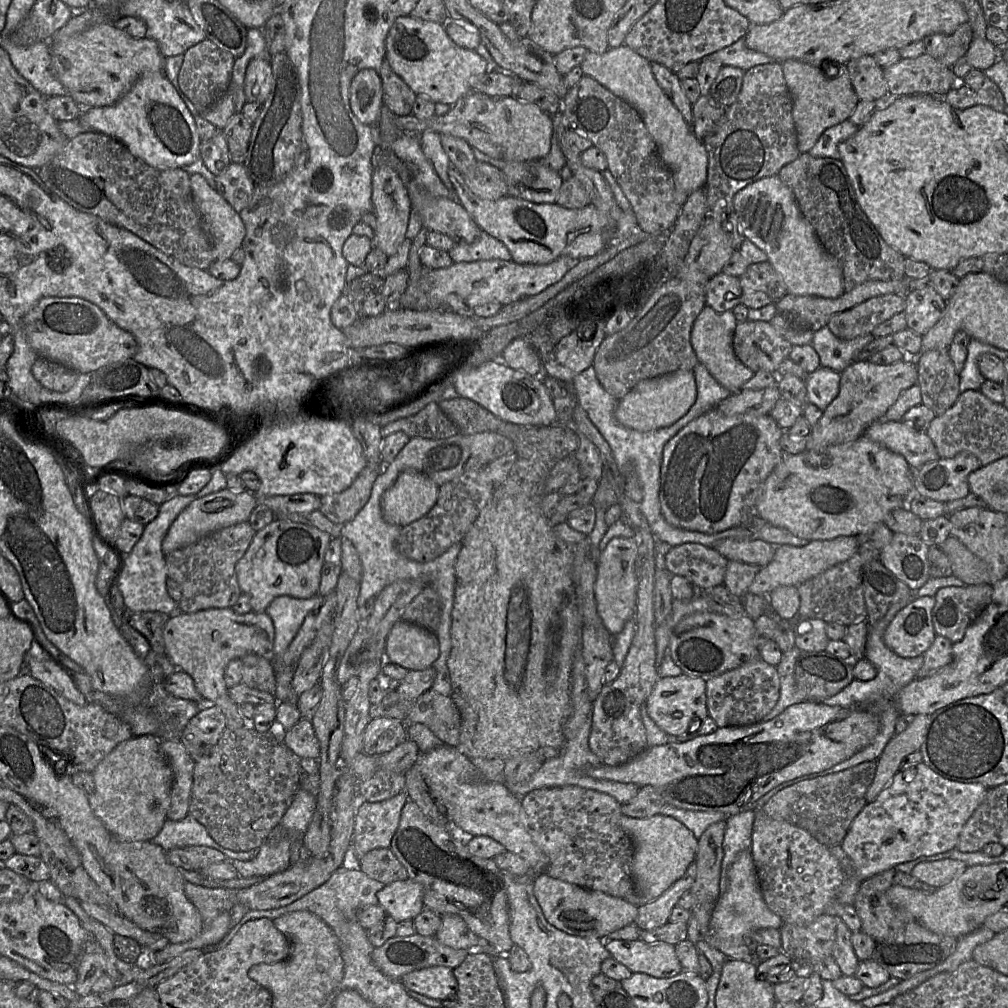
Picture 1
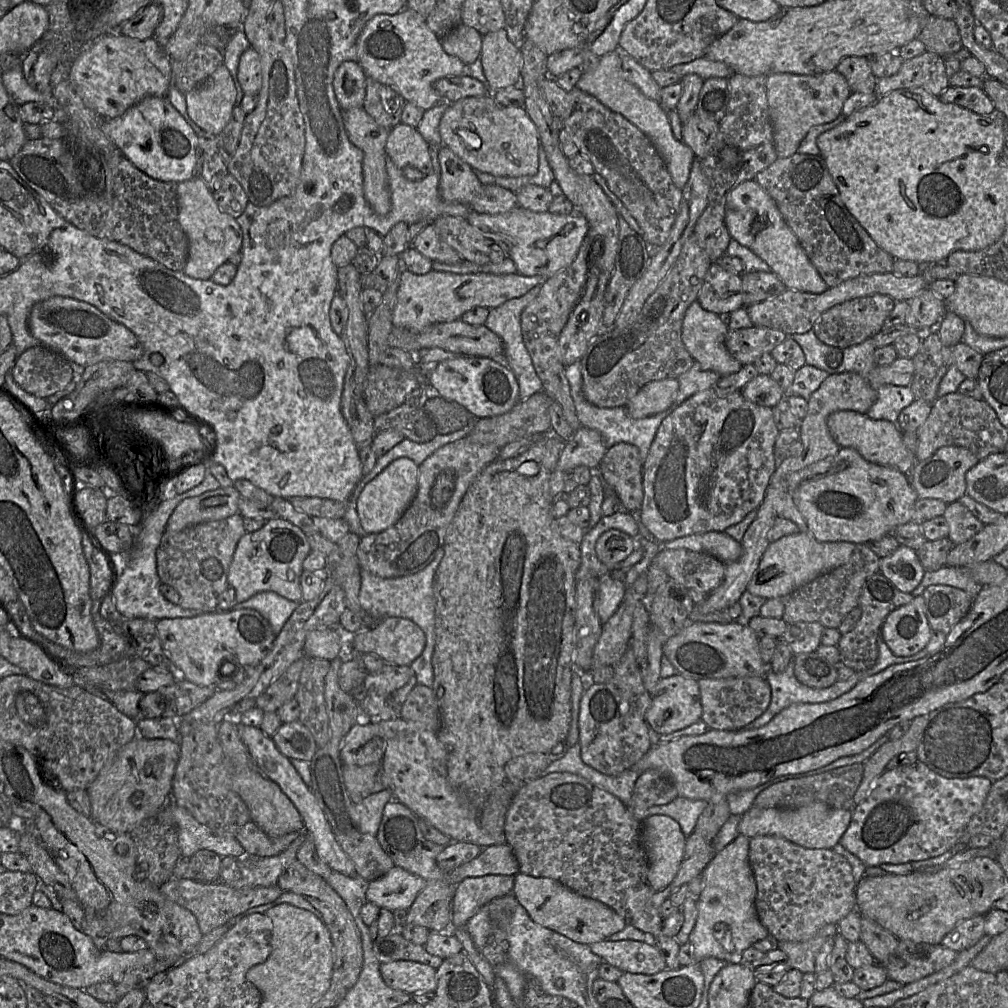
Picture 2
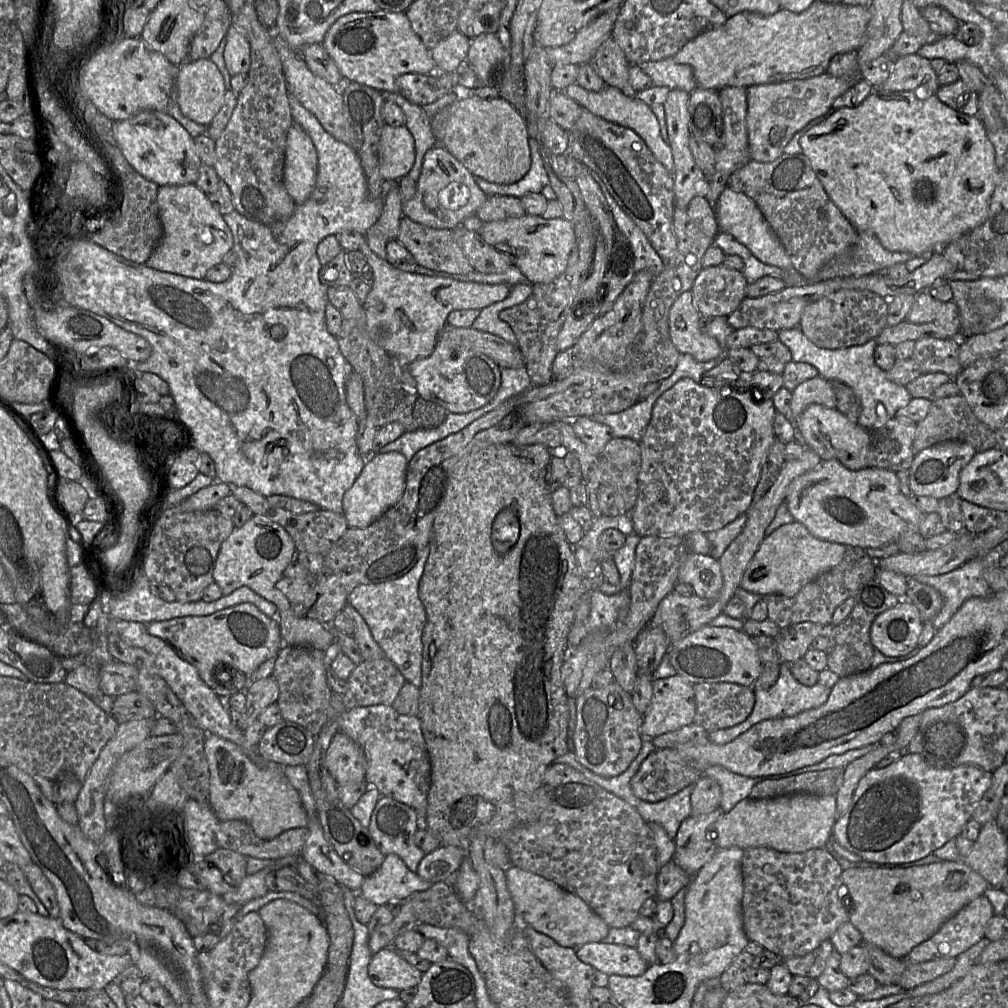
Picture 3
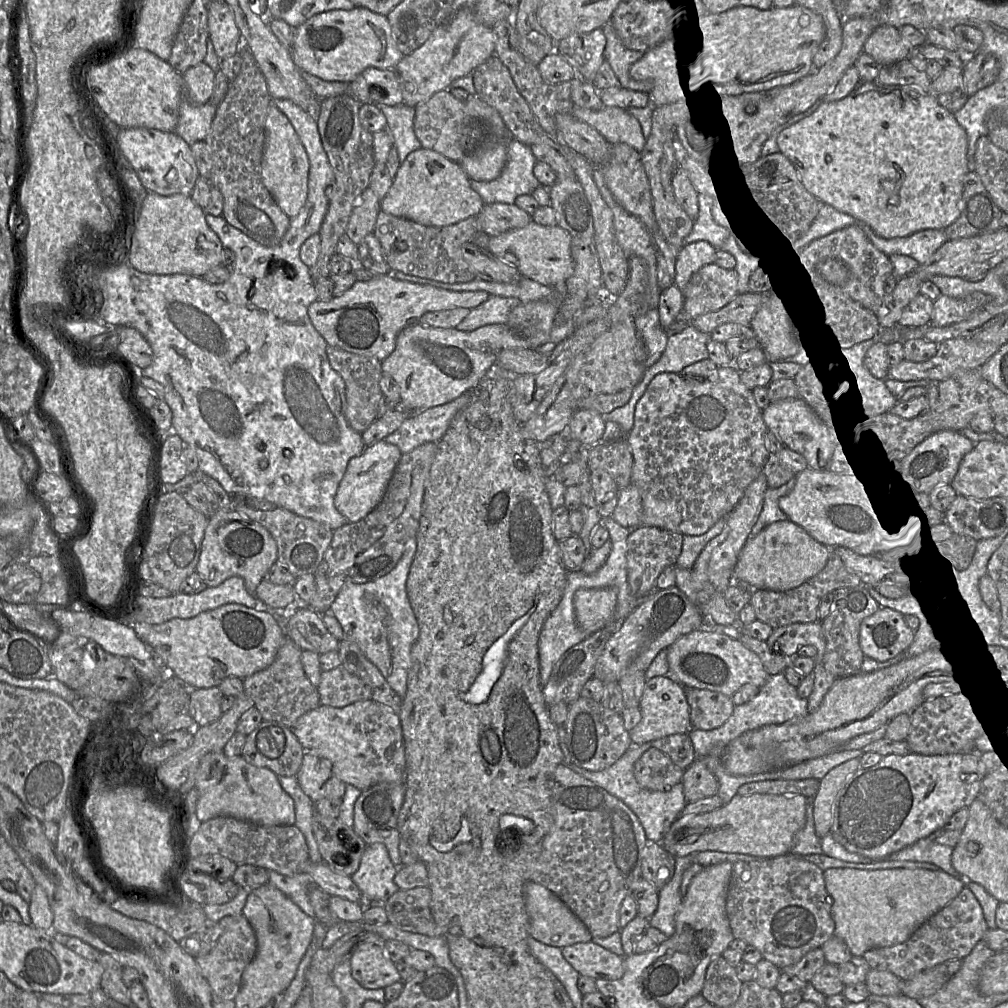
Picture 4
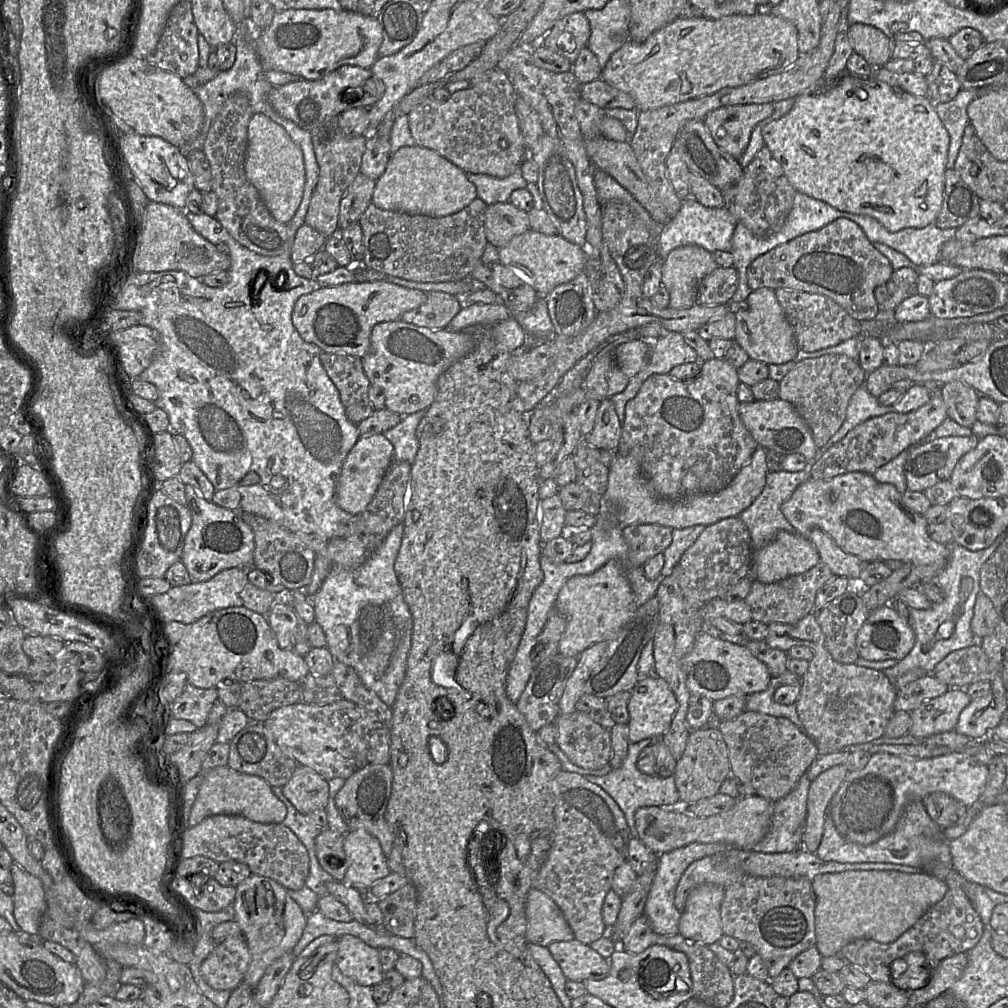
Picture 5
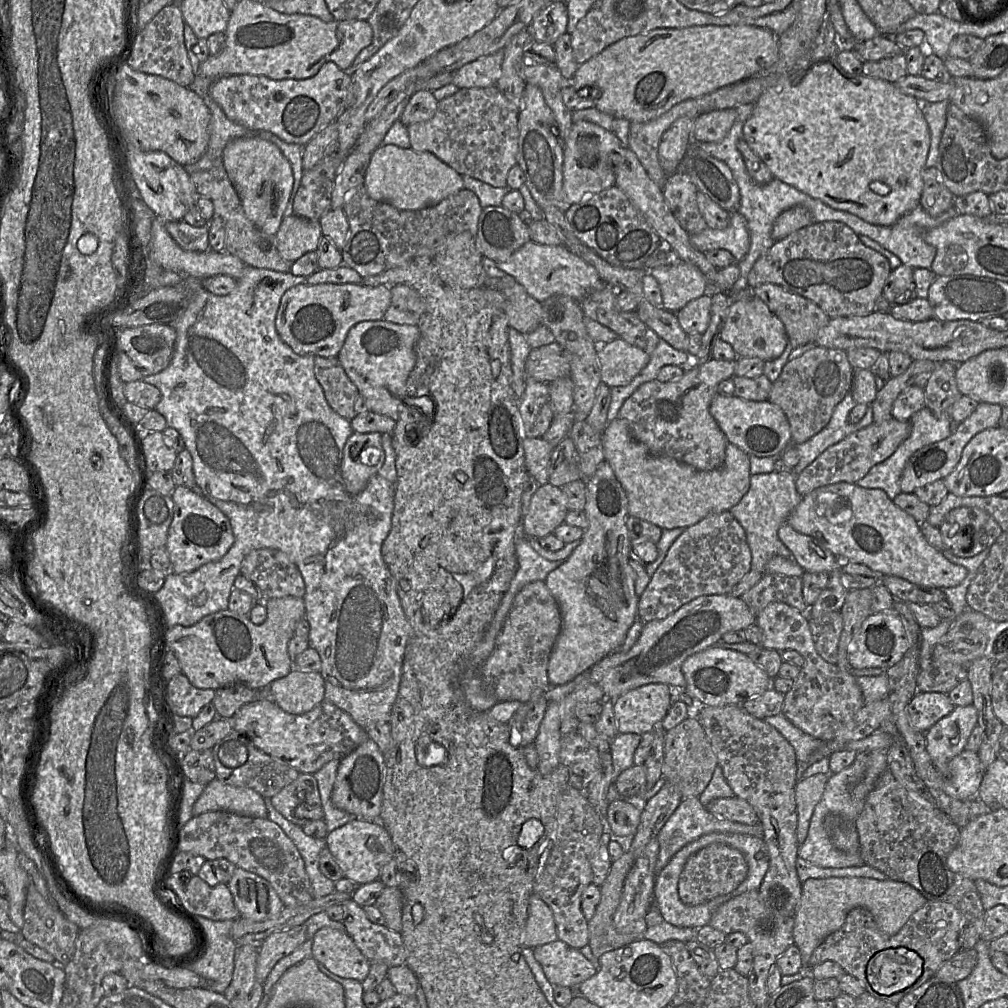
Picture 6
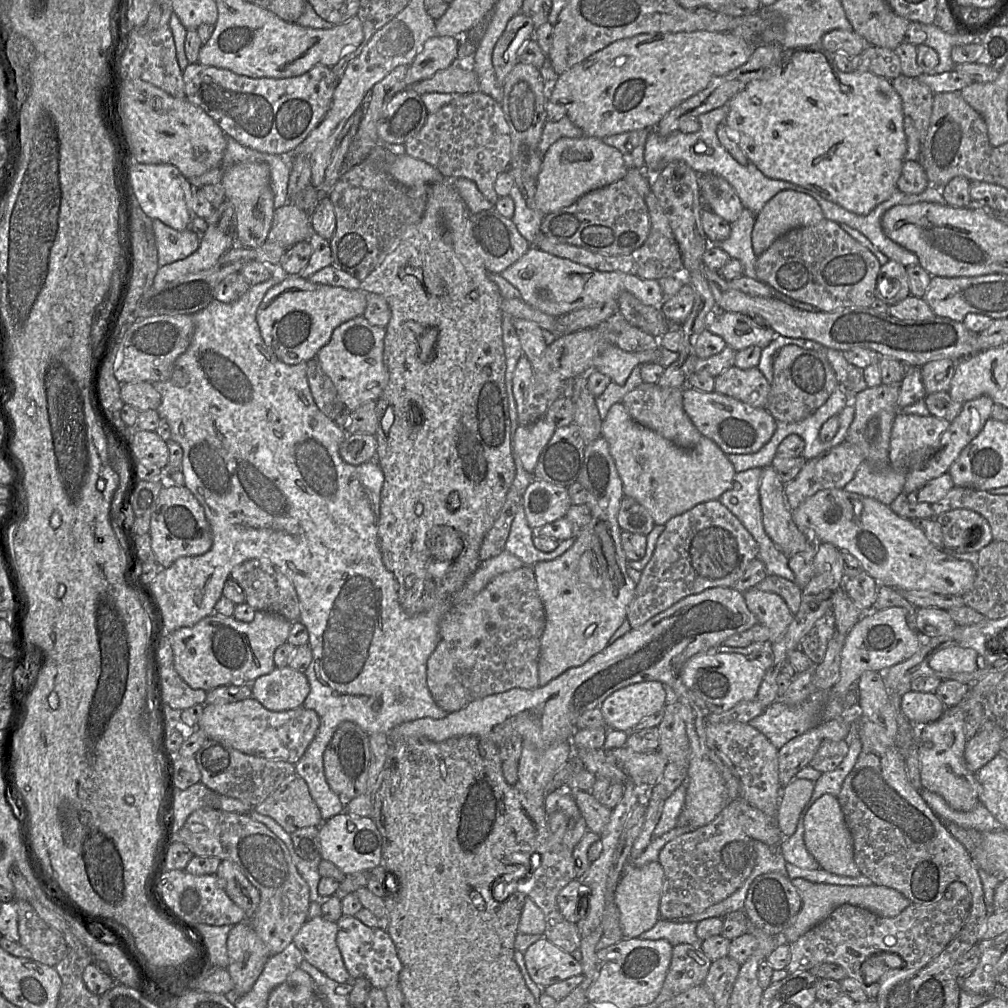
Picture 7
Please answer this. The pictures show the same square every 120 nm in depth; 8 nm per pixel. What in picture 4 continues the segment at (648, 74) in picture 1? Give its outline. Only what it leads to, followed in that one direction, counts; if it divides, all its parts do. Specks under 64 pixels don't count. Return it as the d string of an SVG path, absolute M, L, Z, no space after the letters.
M574 104L573 115L597 129L611 144L625 143L641 151L646 143L639 121L626 109L604 106L600 110Z

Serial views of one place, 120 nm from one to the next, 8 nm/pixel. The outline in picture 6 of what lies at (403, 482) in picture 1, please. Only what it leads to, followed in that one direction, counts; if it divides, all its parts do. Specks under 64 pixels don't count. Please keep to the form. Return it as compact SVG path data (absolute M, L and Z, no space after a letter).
M353 433L343 449L342 477L351 495L360 493L369 479L378 474L385 461L382 434Z

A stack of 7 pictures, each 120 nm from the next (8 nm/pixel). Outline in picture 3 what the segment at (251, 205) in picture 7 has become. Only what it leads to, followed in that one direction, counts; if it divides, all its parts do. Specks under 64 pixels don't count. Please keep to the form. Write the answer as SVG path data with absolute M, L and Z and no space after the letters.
M294 122L287 134L283 182L296 205L309 199L317 181L318 156L310 137Z

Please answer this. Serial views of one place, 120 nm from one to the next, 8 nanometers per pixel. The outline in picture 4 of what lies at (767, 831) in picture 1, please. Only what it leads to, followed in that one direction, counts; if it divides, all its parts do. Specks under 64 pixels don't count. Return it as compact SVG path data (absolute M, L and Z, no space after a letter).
M793 853L734 863L726 896L726 914L734 938L755 947L764 959L779 969L798 962L810 950L821 947L834 935L835 929L823 870Z

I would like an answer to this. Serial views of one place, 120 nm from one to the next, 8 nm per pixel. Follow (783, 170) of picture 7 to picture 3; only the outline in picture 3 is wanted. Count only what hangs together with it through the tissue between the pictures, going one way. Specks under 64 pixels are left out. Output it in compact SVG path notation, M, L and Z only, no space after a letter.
M874 88L858 106L839 108L824 122L810 128L799 140L804 154L824 190L857 231L875 236L884 248L893 252L907 252L914 256L928 256L941 247L980 226L987 218L991 197L999 169L995 162L995 149L988 138L987 129L977 115L969 116L956 111L939 100L936 95L926 97L924 91L885 91Z

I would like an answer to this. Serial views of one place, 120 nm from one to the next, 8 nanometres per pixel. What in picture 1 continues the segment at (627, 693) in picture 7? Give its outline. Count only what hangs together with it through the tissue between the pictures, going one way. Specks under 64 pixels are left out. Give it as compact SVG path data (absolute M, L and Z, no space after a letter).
M681 674L659 678L647 701L646 712L650 719L670 737L680 736L708 717L706 706L706 680Z

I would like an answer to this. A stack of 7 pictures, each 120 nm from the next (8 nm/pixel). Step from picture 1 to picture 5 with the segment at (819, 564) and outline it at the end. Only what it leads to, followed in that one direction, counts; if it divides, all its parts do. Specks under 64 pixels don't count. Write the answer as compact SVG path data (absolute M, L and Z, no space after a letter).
M780 531L758 551L753 551L756 580L769 584L805 573L820 562L815 546L803 535Z

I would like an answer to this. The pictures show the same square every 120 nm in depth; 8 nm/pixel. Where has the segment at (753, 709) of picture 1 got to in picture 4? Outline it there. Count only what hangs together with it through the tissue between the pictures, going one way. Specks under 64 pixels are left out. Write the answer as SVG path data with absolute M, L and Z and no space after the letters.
M686 688L692 729L712 730L722 726L733 713L730 696L707 689Z

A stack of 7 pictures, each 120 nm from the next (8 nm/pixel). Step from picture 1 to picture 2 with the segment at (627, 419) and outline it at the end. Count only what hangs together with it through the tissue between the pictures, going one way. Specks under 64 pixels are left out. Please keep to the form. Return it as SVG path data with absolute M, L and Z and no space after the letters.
M663 379L644 385L626 404L629 415L646 418L668 409L679 389L677 379Z

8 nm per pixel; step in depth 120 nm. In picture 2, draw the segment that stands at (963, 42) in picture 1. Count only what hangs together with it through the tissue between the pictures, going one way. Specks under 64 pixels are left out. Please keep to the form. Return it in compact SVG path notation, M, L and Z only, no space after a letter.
M930 15L917 38L924 43L926 51L941 57L948 57L963 48L959 29L954 19Z

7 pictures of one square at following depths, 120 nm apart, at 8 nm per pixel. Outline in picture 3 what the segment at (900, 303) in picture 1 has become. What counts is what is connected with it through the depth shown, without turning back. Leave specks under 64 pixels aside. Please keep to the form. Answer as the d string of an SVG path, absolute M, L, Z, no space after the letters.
M840 290L807 305L798 327L820 348L841 349L863 345L887 326L888 300L868 290Z

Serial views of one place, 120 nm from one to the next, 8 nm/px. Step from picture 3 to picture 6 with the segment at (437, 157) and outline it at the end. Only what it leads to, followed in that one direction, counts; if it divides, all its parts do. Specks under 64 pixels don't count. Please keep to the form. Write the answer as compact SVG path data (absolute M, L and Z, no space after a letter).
M382 144L371 154L364 187L372 199L401 210L418 210L434 206L464 189L462 175L434 154L386 144Z

